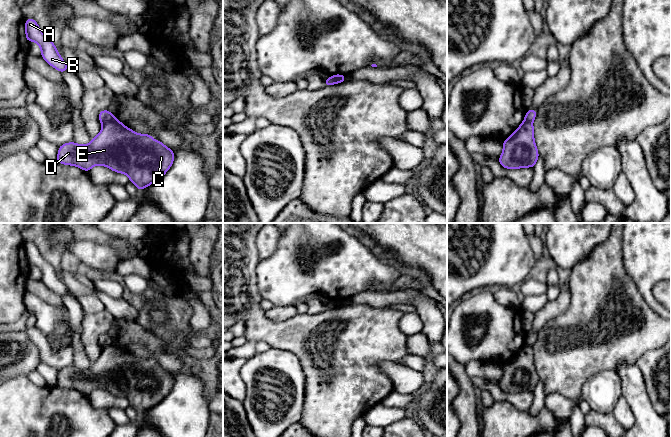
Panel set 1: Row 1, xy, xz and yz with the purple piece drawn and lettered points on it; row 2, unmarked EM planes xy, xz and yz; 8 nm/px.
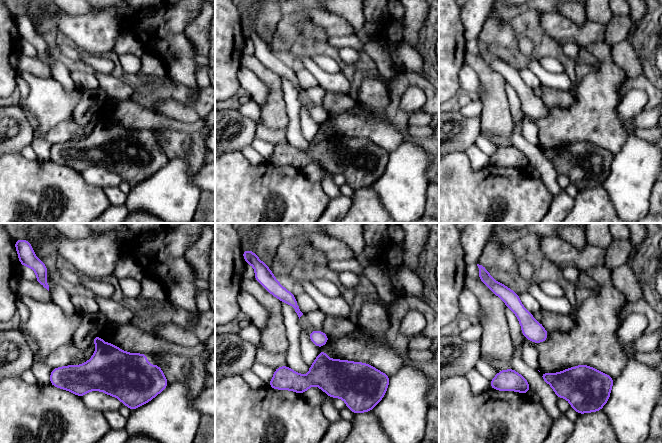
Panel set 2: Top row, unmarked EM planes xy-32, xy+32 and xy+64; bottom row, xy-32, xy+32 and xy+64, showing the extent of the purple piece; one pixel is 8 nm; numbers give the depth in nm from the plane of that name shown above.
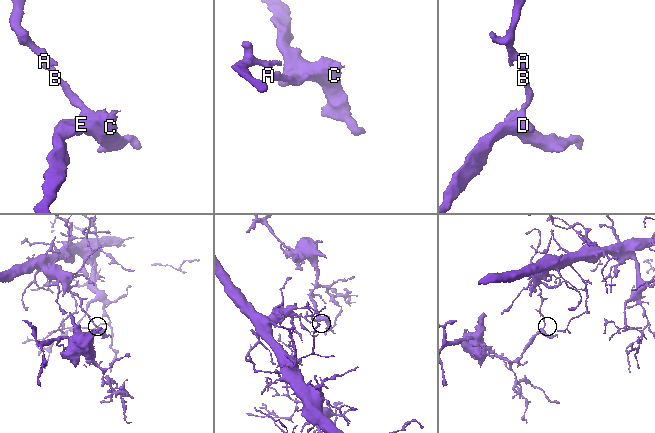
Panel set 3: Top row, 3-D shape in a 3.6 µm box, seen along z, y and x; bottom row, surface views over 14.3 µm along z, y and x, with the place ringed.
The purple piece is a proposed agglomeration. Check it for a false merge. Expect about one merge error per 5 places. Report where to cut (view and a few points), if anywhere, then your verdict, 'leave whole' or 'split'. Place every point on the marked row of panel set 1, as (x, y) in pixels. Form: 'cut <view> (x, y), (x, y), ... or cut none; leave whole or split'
cut xy (114, 118), (103, 124); split

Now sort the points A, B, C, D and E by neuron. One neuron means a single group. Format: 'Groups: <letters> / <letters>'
Groups: A B / C D E

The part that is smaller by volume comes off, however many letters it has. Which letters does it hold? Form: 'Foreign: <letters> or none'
Foreign: C, D, E

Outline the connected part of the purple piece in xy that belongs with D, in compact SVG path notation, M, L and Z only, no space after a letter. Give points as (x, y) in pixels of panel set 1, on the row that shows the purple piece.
M114 119L104 123L100 133L95 138L91 139L88 145L68 142L59 146L56 162L79 167L85 172L90 171L95 165L103 165L114 172L126 174L130 182L141 191L165 175L172 166L174 157L175 154L173 150L165 146L161 141L155 141L151 134L138 134L132 129L124 126L120 120Z

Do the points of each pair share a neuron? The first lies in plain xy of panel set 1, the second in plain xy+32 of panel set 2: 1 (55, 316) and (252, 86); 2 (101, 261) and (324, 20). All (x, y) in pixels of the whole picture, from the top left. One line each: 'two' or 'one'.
1: one
2: two

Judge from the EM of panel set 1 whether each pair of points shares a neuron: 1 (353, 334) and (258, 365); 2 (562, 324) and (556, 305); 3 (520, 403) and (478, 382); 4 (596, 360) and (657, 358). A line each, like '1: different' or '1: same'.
1: different
2: different
3: same
4: different

